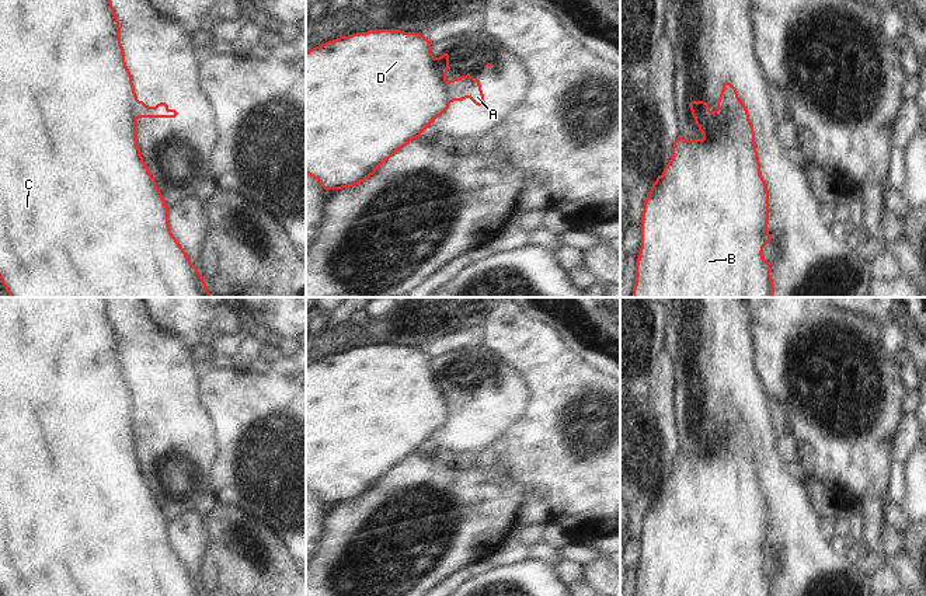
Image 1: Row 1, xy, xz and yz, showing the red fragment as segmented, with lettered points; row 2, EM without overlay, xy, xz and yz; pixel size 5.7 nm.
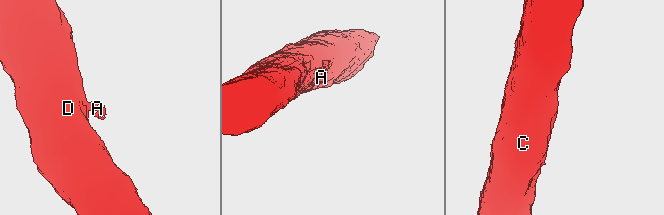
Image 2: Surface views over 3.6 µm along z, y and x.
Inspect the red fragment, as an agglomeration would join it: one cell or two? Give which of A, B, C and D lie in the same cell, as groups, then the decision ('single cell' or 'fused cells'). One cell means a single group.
A / B C D; fused cells

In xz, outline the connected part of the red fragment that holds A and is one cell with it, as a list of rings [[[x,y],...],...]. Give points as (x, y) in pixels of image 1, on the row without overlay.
[[[443,367],[438,372],[438,384],[445,394],[449,416],[470,412],[476,419],[484,419],[484,408],[481,404],[481,398],[477,393],[471,391],[469,387],[453,394],[446,393],[446,387],[449,384],[448,367]]]

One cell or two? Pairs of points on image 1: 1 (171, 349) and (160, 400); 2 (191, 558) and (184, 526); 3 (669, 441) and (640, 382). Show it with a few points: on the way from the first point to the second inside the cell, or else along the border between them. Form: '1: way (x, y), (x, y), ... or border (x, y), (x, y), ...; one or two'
1: way (163, 362), (163, 387); one
2: way (191, 550), (188, 534); one
3: border (654, 361), (650, 366), (650, 386), (644, 393); two

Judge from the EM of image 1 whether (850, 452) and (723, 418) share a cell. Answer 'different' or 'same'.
different

